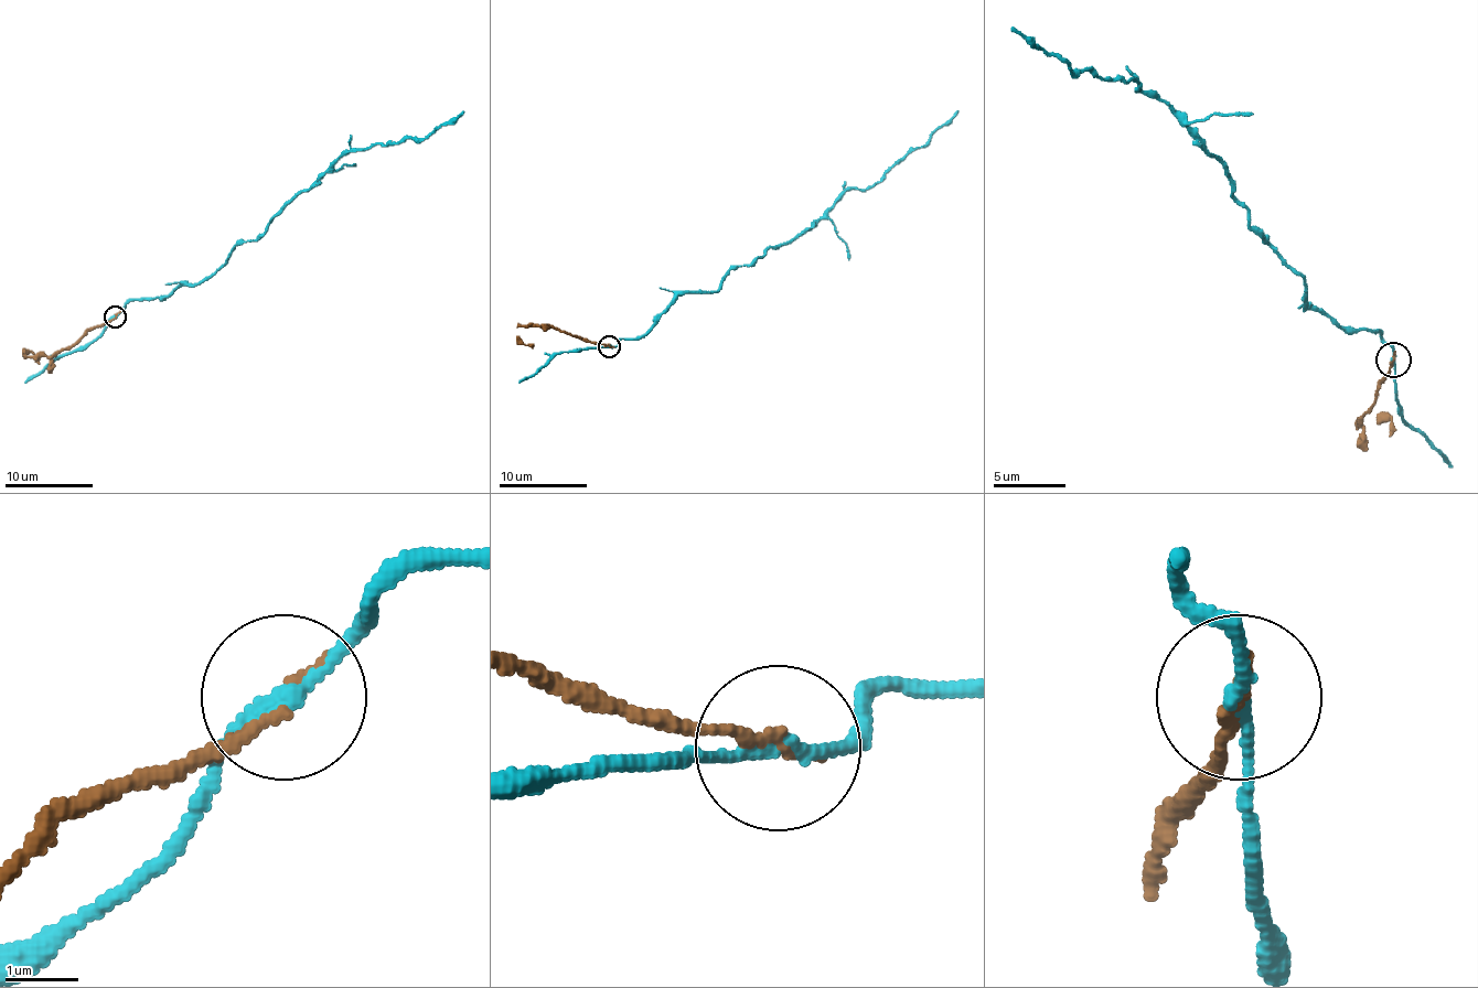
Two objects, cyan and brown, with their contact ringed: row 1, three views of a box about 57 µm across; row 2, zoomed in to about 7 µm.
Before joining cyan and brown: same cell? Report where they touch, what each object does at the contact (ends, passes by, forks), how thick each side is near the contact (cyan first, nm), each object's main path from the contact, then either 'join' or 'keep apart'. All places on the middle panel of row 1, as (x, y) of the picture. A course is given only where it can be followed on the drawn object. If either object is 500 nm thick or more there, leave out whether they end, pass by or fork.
(609, 346) | cyan passes by | brown ends | 200/190 nm | cyan via (609, 345), (640, 339), (679, 294), (713, 292), (732, 268), (789, 244), (846, 191), (877, 184), (959, 111) | brown via (609, 345), (582, 341), (545, 325), (516, 328), (516, 336), (525, 345), (534, 343) | keep apart

